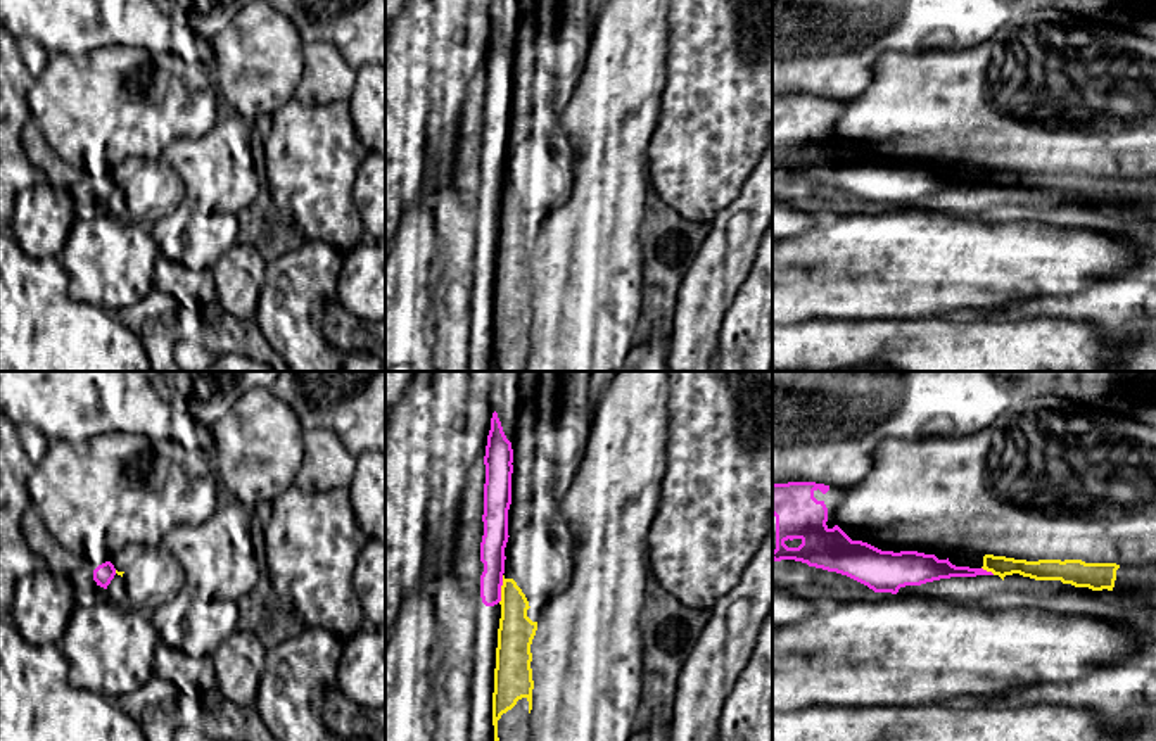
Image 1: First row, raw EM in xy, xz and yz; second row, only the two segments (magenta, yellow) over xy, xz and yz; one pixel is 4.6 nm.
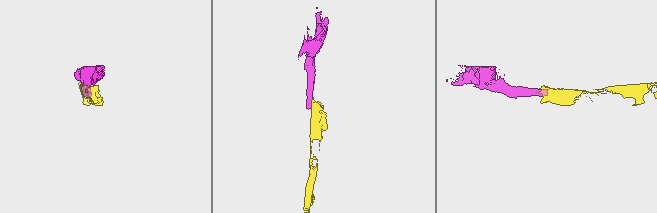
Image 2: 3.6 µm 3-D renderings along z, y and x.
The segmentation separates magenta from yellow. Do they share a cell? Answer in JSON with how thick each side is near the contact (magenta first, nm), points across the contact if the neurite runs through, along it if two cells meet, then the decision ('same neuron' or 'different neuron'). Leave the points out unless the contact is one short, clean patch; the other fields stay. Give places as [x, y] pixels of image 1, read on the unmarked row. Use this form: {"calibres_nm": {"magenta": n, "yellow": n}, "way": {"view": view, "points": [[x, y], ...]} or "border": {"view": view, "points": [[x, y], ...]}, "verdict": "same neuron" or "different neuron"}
{"calibres_nm": {"magenta": 120, "yellow": 170}, "border": {"view": "xz", "points": [[503, 189], [498, 215]]}, "verdict": "different neuron"}

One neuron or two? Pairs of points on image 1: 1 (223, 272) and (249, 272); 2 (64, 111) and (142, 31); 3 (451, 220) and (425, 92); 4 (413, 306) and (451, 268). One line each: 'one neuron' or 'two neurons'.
1: one neuron
2: two neurons
3: two neurons
4: two neurons

